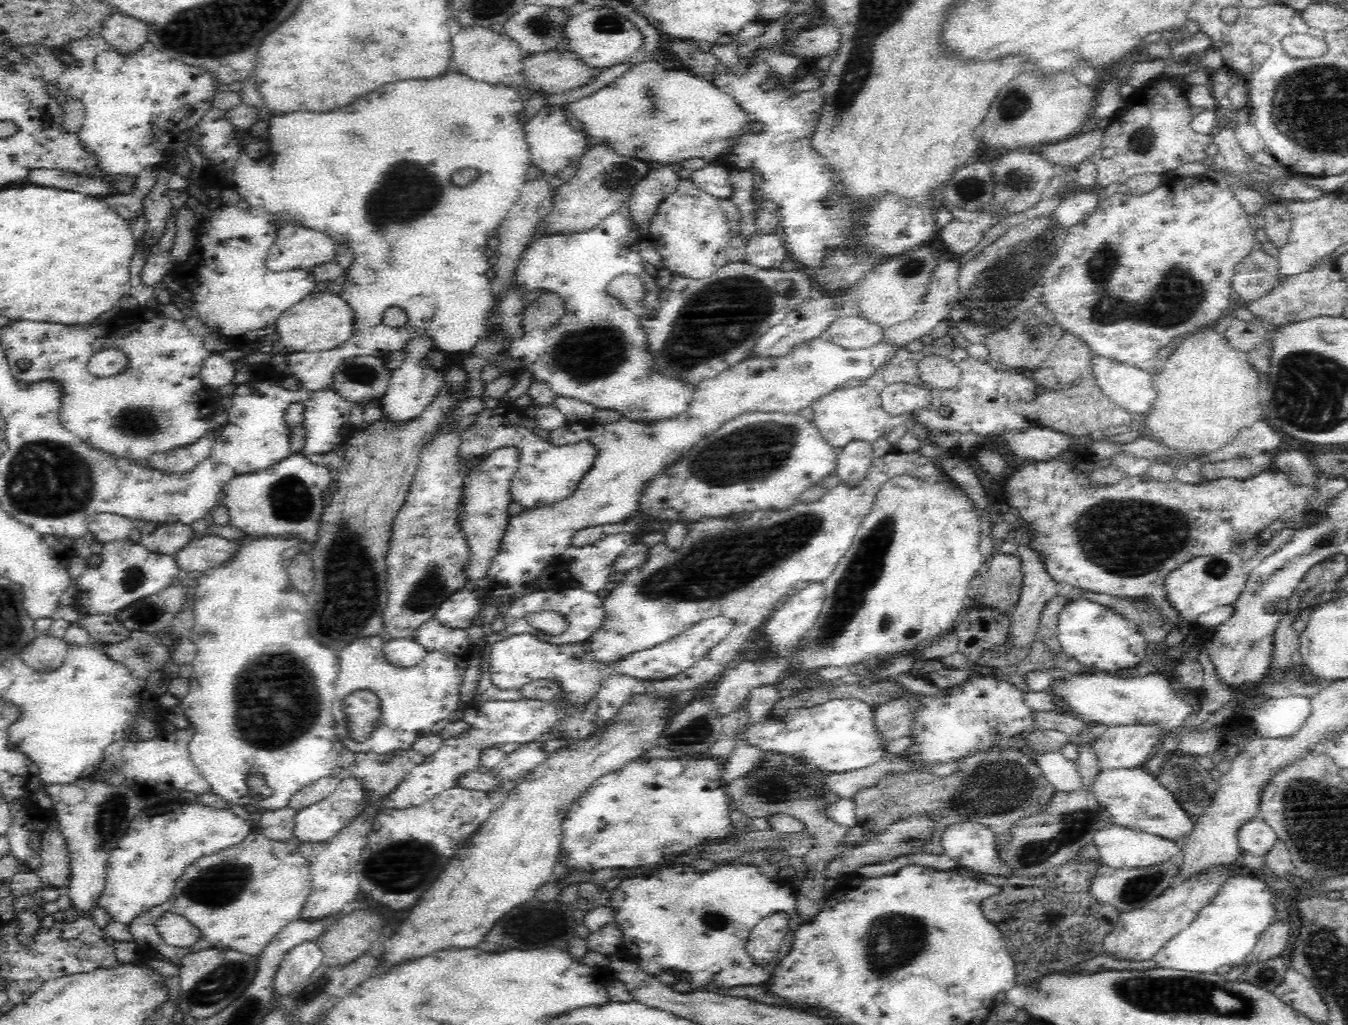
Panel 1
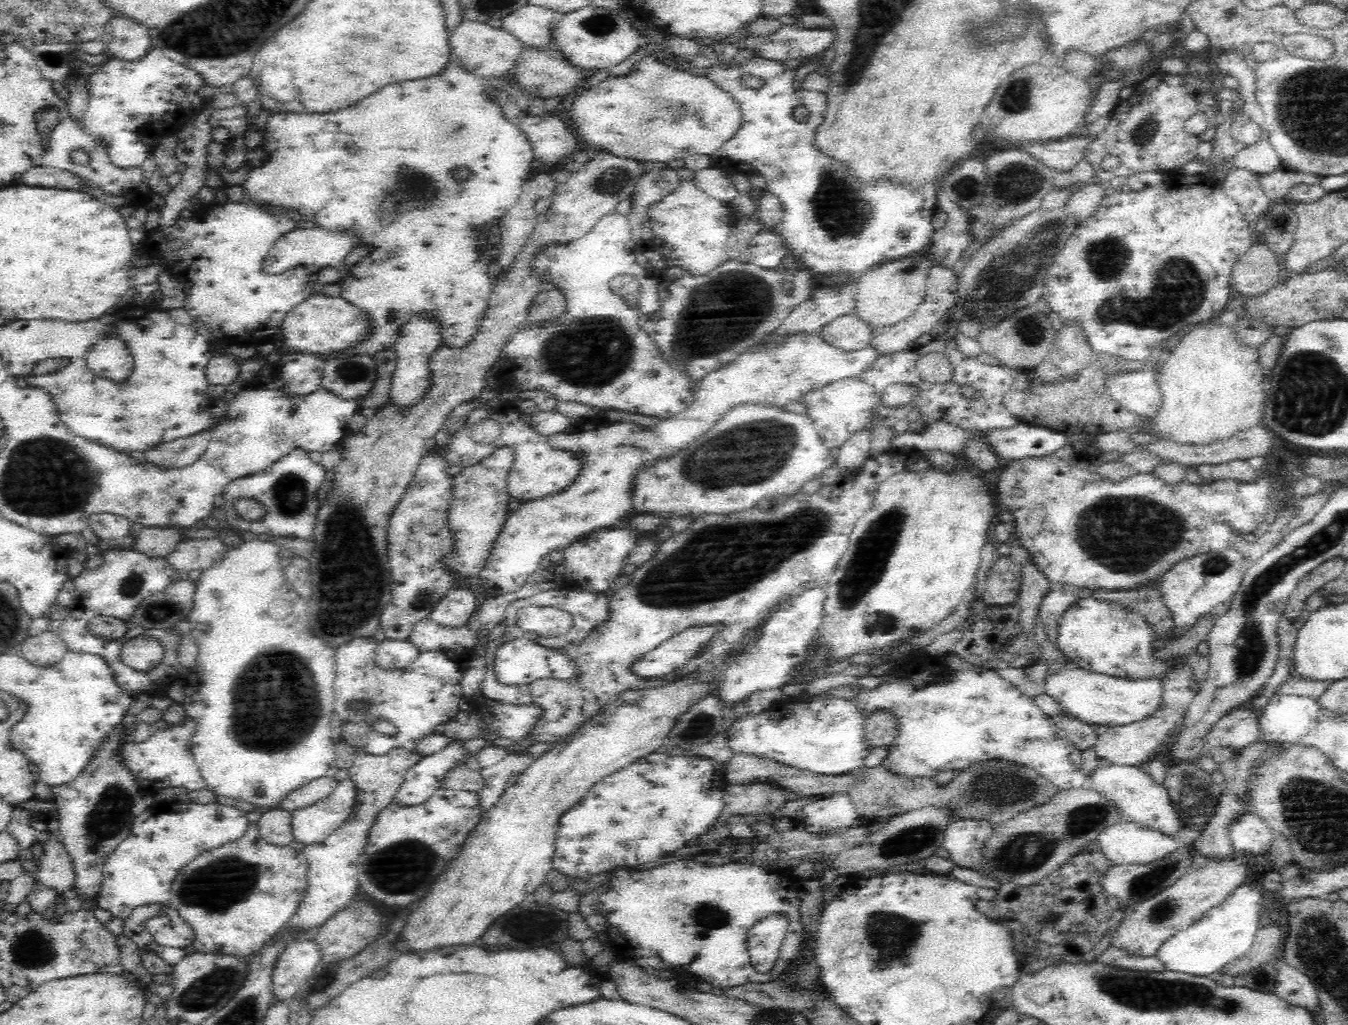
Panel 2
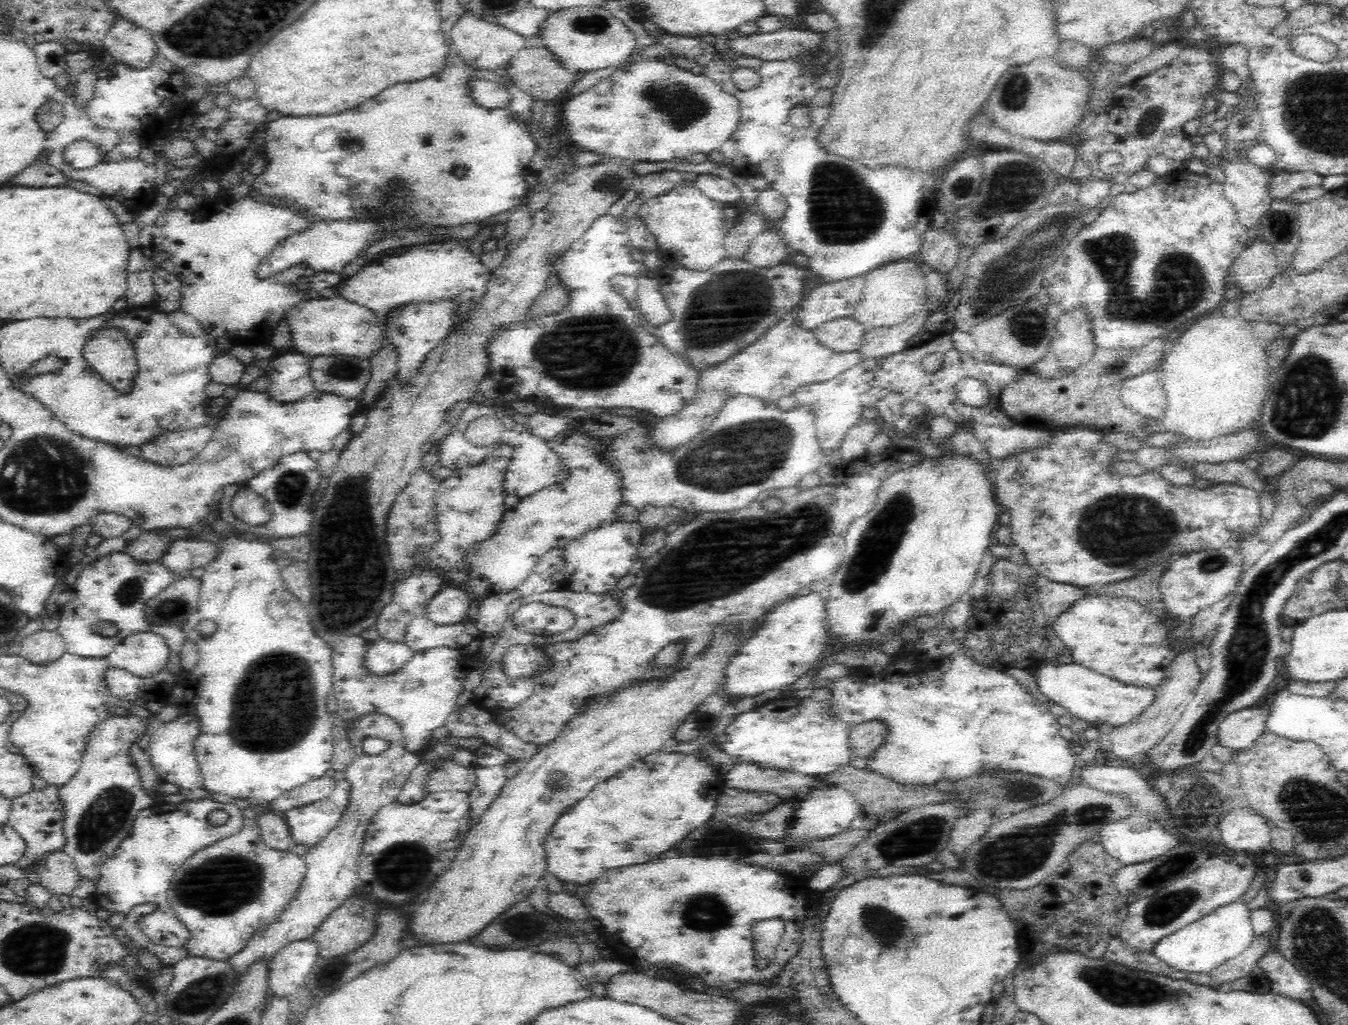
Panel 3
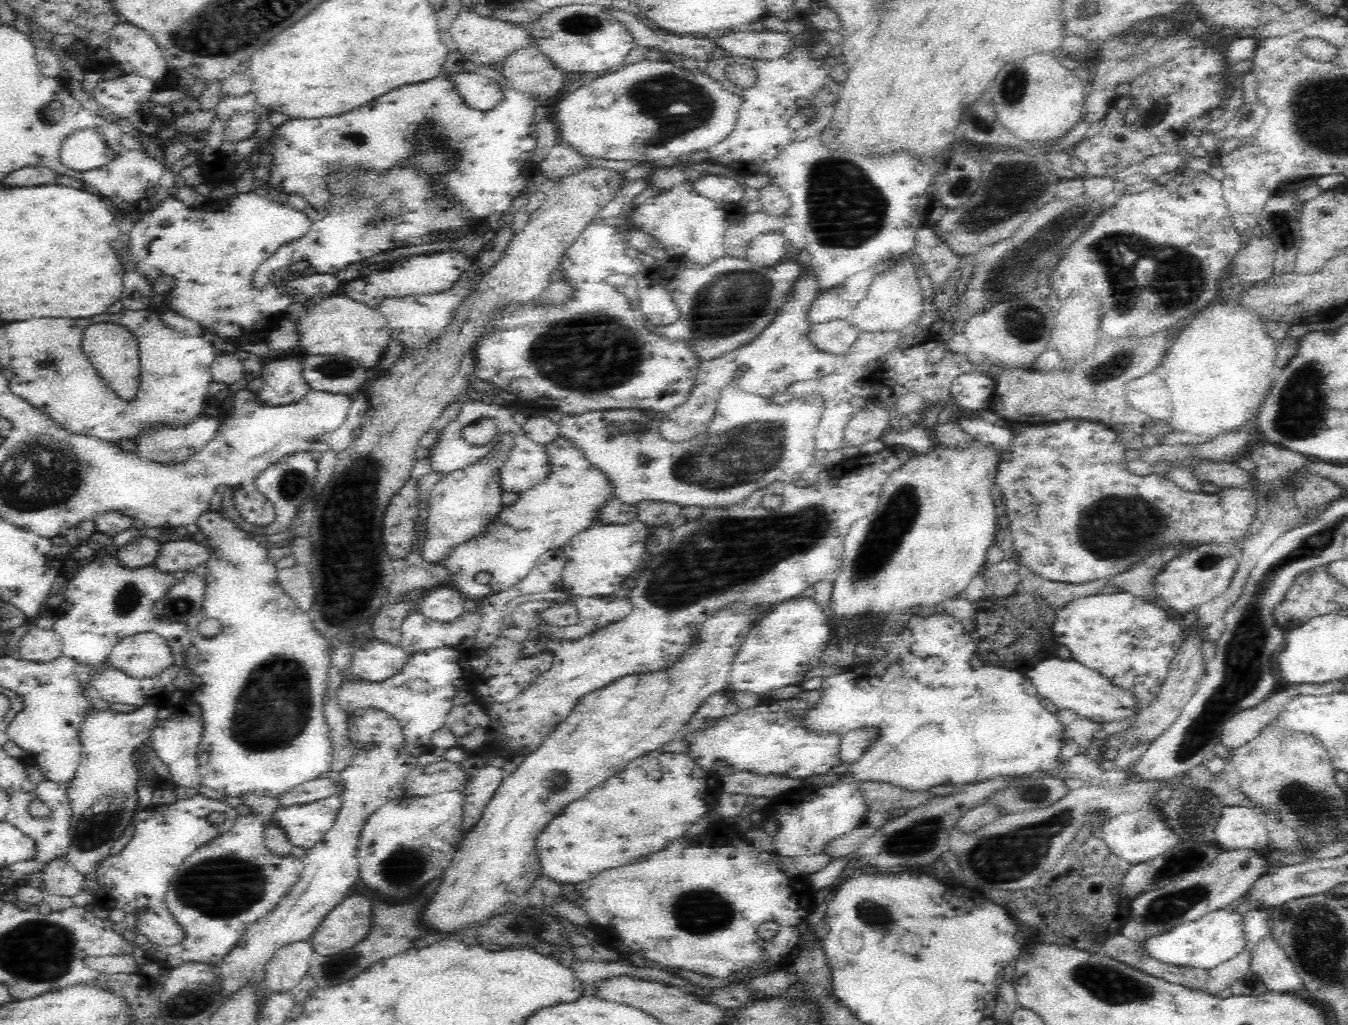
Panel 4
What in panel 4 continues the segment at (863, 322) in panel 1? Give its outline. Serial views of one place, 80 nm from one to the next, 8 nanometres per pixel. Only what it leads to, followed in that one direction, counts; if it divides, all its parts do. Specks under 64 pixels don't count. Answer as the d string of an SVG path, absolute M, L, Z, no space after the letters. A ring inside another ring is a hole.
M836 319L820 324L811 324L807 340L821 352L844 355L857 336L858 331L848 325L845 319Z

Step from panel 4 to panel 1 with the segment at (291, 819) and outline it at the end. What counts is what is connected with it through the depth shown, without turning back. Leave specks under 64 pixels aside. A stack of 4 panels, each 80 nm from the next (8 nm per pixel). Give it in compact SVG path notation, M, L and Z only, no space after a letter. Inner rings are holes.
M342 776L338 788L330 796L297 811L294 823L295 841L299 843L325 843L343 828L346 828L352 819L360 814L364 806L366 806L366 801L364 801L363 788L358 779L352 776Z

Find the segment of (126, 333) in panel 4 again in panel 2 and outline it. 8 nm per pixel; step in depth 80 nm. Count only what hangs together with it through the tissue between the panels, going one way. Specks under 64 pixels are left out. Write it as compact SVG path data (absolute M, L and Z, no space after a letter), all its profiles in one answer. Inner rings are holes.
M108 334L86 351L87 366L98 376L122 384L134 372L134 357L128 343L118 334Z

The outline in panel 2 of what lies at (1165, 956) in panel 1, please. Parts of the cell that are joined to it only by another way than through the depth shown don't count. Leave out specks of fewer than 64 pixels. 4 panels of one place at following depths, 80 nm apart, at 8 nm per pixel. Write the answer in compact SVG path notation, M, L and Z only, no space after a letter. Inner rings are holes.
M1254 882L1240 886L1226 902L1214 906L1198 922L1167 938L1155 954L1167 970L1206 976L1220 970L1234 958L1242 956L1251 946L1259 928L1259 914L1265 908L1263 888Z

